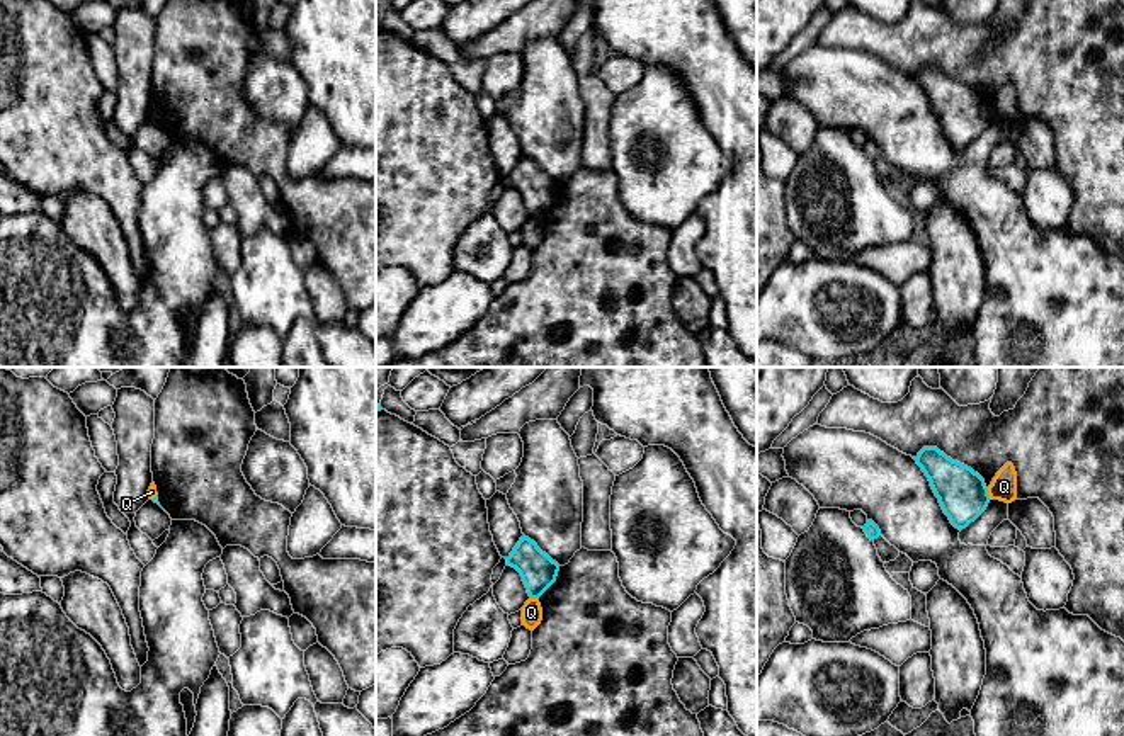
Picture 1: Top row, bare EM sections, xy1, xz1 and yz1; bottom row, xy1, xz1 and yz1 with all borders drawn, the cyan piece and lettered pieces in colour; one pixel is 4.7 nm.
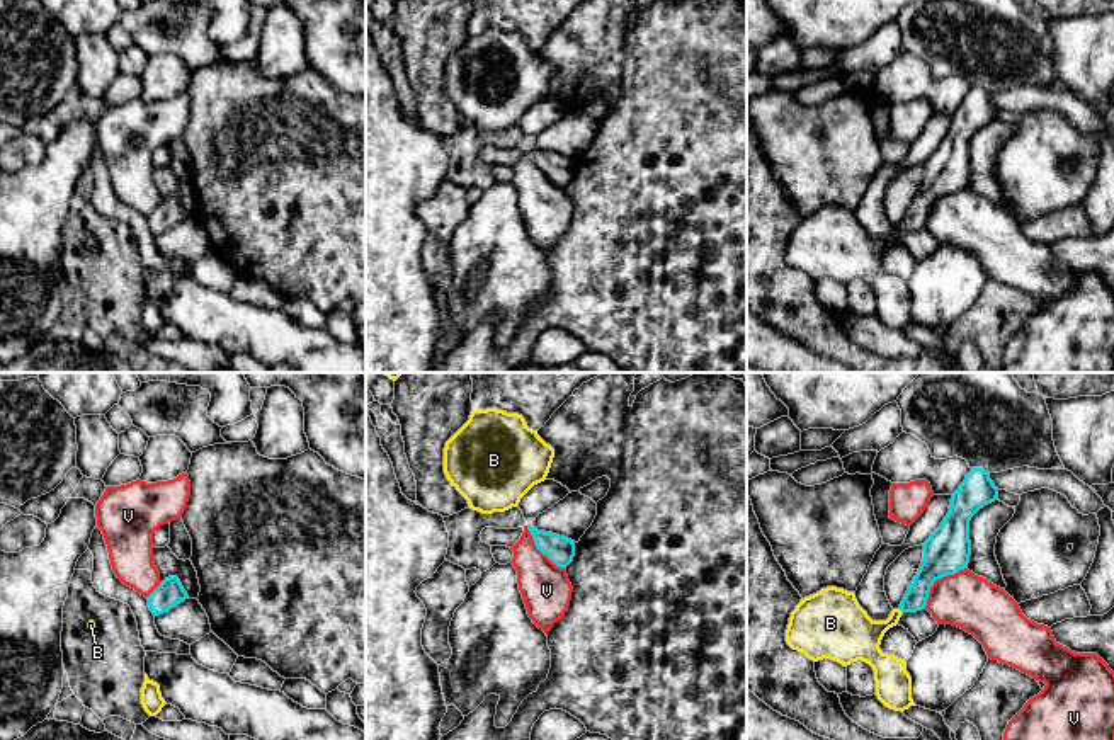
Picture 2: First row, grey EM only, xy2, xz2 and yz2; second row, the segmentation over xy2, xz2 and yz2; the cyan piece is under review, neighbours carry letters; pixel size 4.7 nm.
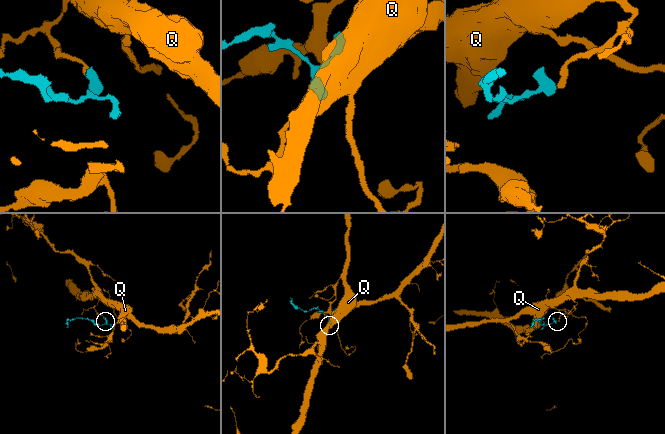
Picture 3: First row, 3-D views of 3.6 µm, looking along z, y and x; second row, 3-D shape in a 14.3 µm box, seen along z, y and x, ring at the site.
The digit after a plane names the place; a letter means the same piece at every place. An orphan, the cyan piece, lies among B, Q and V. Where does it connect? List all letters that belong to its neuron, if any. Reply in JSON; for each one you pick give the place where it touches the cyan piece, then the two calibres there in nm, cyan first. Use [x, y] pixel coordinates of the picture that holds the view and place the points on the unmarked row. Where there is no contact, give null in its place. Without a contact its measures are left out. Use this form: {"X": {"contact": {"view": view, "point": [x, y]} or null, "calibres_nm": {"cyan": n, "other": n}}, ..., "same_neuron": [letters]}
{"B": {"contact": null}, "same_neuron": ["B"]}

